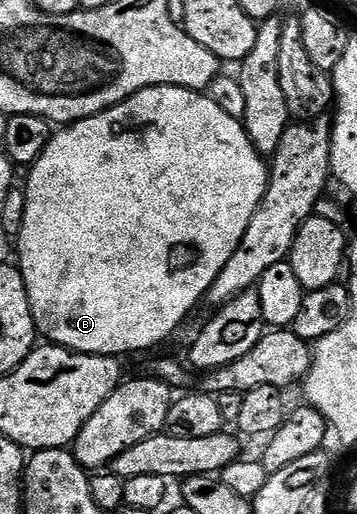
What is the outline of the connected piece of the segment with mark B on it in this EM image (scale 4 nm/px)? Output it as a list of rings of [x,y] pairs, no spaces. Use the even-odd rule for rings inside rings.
[[[150,87],[133,93],[108,111],[56,130],[45,153],[41,153],[39,160],[31,164],[29,174],[31,176],[25,182],[25,225],[21,225],[17,240],[17,266],[29,293],[29,305],[38,334],[42,338],[44,335],[47,338],[44,340],[54,346],[79,351],[82,355],[124,357],[165,342],[182,325],[183,318],[199,302],[204,302],[207,290],[213,281],[217,281],[237,245],[241,245],[241,237],[245,237],[245,229],[249,229],[249,221],[253,221],[253,213],[257,213],[257,205],[261,205],[265,197],[269,167],[264,156],[249,141],[242,122],[229,117],[224,109],[214,103],[210,94],[184,87]]]

